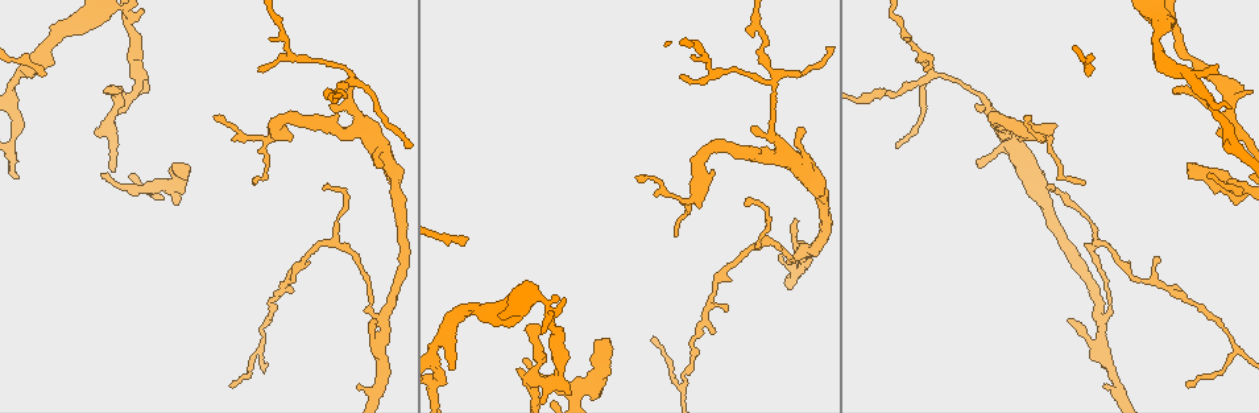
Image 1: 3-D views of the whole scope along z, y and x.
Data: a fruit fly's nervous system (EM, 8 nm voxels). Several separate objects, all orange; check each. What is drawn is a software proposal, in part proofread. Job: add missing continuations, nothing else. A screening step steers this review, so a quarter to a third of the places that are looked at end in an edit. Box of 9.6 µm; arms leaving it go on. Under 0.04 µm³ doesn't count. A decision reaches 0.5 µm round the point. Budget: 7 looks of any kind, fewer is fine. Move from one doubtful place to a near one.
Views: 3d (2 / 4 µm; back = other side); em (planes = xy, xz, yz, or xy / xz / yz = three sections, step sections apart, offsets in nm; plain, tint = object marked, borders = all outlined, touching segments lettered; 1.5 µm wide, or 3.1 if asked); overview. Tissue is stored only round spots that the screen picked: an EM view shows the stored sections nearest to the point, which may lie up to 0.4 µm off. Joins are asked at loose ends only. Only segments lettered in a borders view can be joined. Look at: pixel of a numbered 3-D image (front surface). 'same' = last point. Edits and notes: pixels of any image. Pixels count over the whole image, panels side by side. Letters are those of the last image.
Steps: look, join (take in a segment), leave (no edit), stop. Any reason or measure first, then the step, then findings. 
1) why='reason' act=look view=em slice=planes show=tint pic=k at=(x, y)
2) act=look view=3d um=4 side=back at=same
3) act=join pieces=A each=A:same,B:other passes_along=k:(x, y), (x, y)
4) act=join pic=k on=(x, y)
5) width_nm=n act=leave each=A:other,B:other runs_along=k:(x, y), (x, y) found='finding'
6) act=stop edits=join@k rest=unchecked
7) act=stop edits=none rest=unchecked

act=look view=3d um=2 pic=1 at=(599, 339)

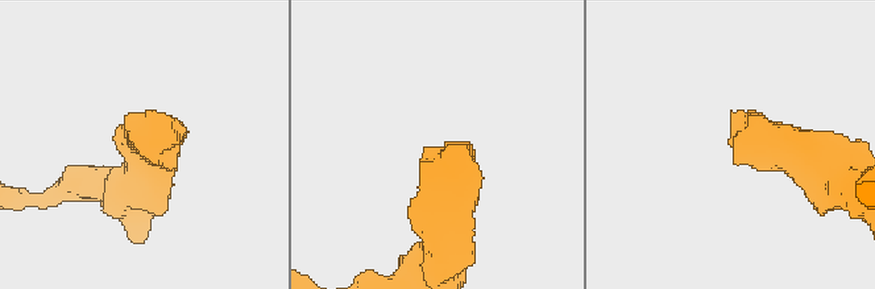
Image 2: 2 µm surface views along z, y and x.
act=look view=em slice=yz step=8 show=borders pic=2 at=(153, 115)

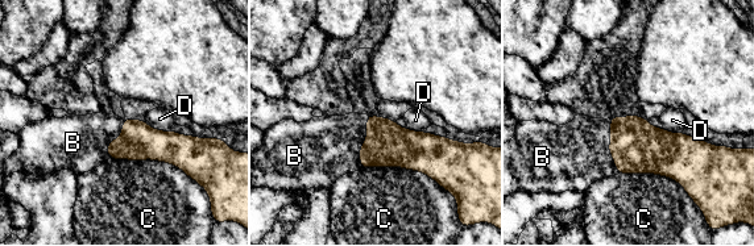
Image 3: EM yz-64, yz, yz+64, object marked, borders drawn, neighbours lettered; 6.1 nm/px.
act=join pieces=B each=B:same,C:other,D:other found='it goes on there'

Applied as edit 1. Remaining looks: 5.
why='free end' act=look view=em slice=planes show=borders pic=1 at=(1174, 91)

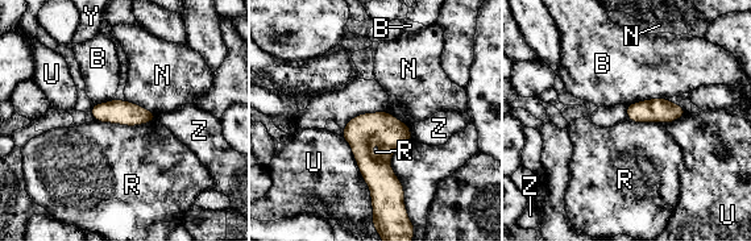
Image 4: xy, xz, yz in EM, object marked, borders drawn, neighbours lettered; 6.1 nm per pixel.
act=leave each=B:other,N:other,R:other,U:other,Y:other,Z:other found='none of them fits'

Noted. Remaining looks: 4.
why='an open end' act=look view=3d um=4 pic=1 at=(451, 367)

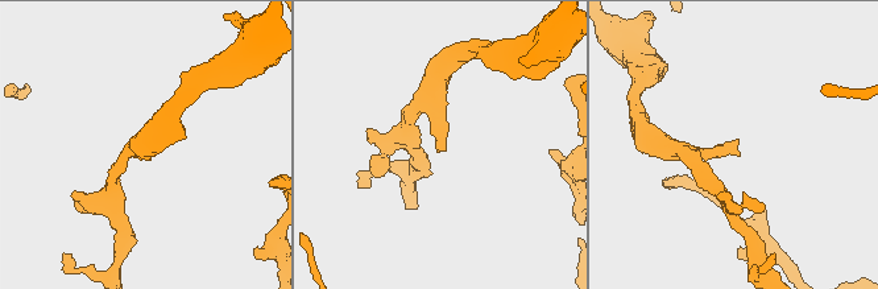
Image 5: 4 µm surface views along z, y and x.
act=look view=em slice=planes show=borders pic=5 at=(740, 152)

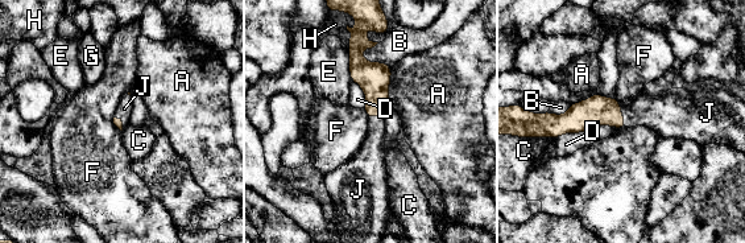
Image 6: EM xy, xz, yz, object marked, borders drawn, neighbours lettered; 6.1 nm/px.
act=join pieces=J each=A:other,B:other,C:other,D:other,E:other,F:other,G:other,H:other,J:same found='it goes on there'

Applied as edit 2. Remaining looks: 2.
act=stop edits=join@3,join@6 rest=unchecked

